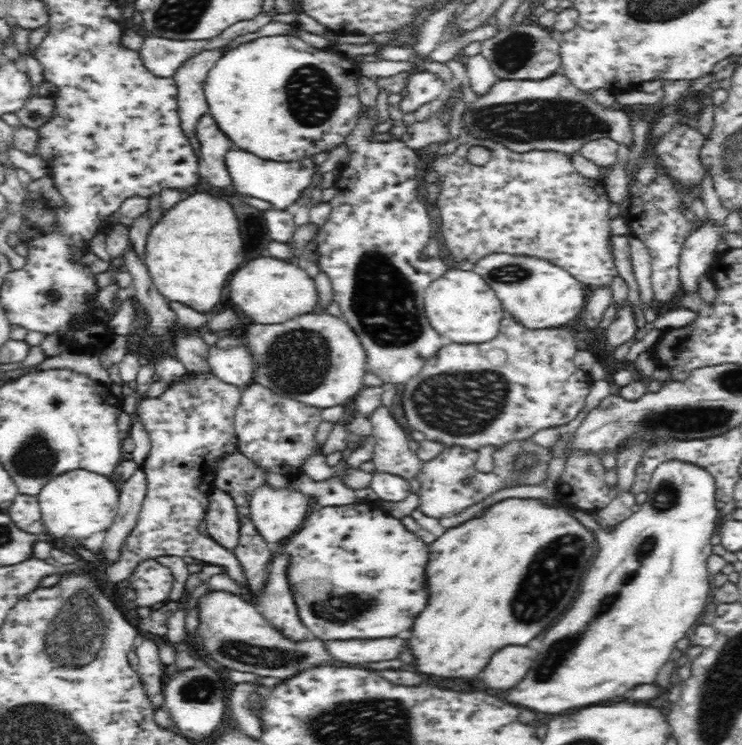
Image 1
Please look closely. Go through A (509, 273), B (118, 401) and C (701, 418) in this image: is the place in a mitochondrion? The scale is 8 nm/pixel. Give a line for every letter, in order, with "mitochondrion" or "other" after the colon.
A: mitochondrion
B: other
C: mitochondrion

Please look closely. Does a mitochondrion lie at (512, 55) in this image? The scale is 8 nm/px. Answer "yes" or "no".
yes

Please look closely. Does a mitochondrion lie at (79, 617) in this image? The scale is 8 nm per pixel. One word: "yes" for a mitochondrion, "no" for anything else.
yes

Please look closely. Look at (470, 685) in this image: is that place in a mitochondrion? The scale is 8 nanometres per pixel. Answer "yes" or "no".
no

